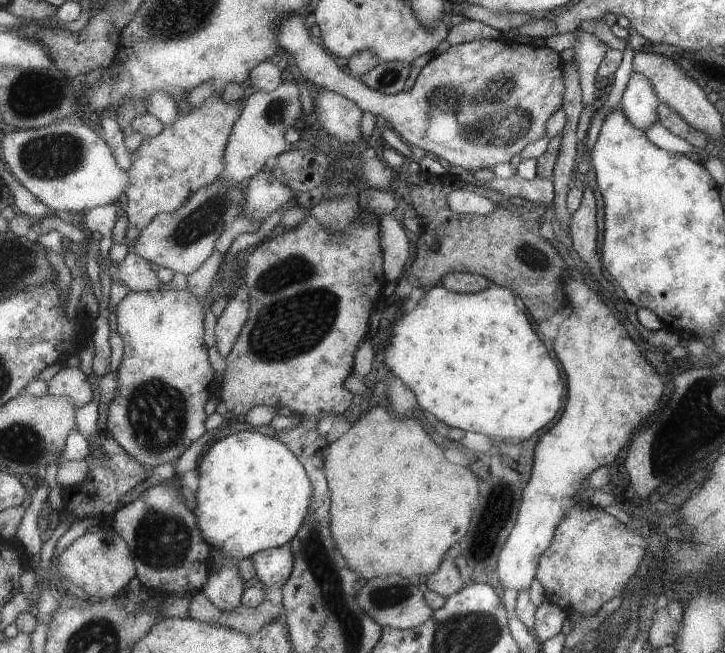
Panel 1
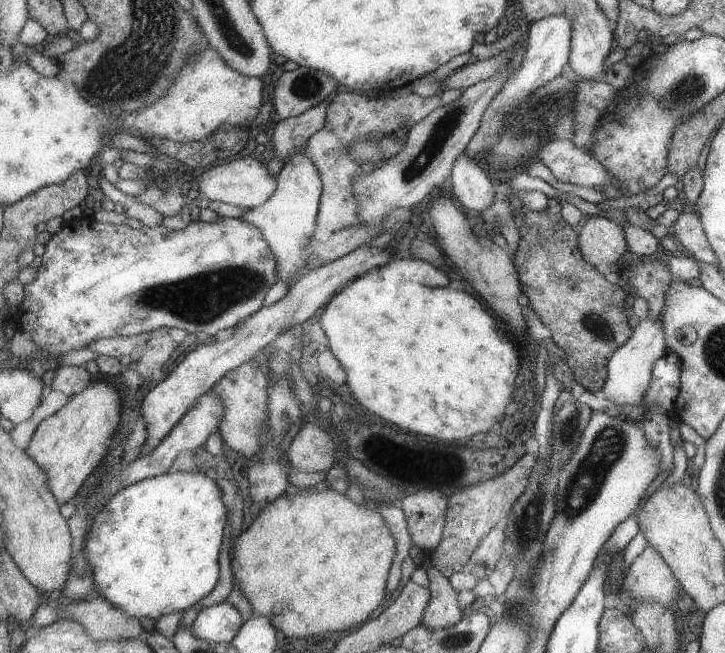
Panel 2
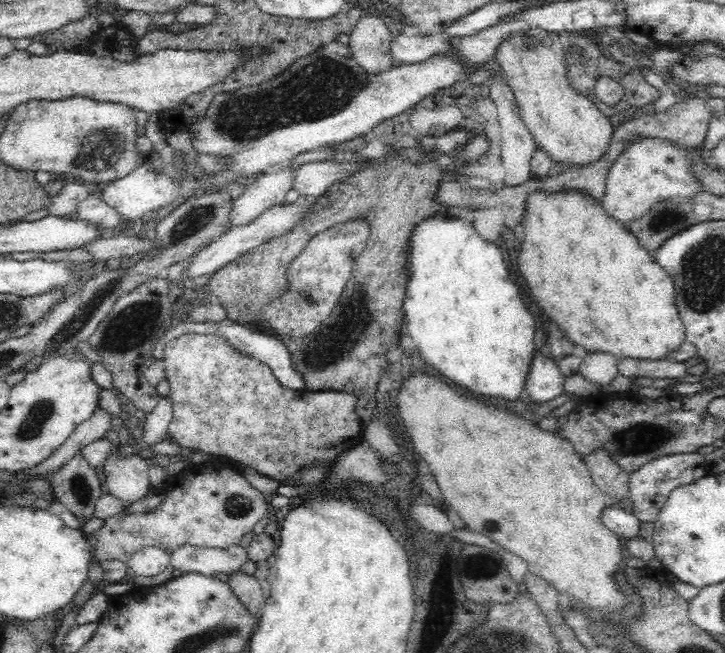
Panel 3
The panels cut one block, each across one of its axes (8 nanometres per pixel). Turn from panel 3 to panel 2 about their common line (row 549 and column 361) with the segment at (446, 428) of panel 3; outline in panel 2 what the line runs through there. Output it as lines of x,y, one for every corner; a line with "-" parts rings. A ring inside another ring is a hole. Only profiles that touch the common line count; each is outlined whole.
313,487
300,489
295,493
286,492
282,496
275,498
259,511
259,515
253,523
237,538
235,549
233,550
233,558
230,562
230,568
233,574
233,586
237,586
245,599
251,605
251,609
255,616
262,615
267,617
274,630
280,637
311,636
311,634
321,635
321,632
343,632
347,628
353,628
355,624
363,622
383,599
383,588
385,587
385,578
388,578
389,566
393,562
393,554
395,554
395,540
387,528
387,524
383,522
383,518
378,514
377,507
359,506
349,500
343,493
333,491
328,487
320,492
312,490

